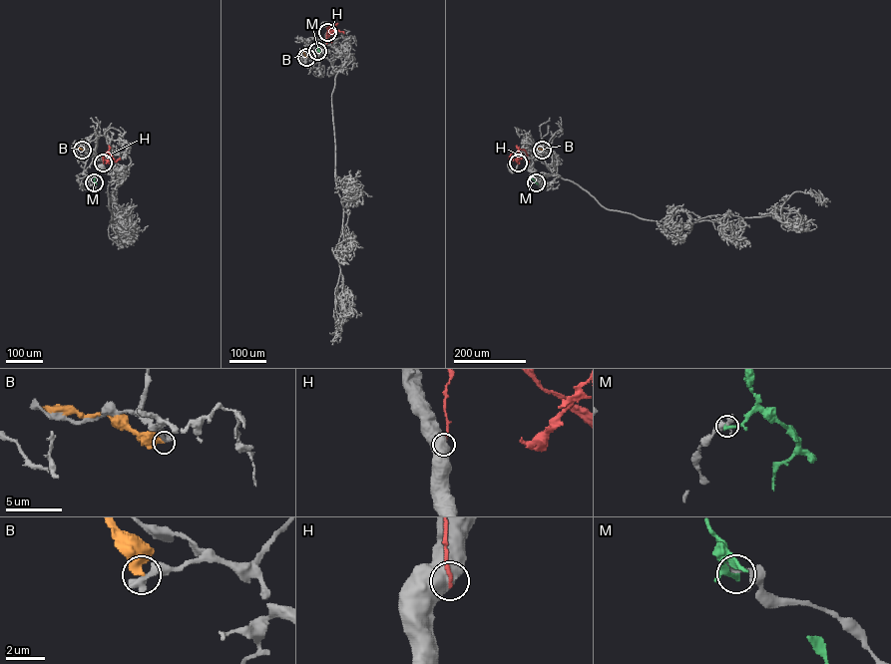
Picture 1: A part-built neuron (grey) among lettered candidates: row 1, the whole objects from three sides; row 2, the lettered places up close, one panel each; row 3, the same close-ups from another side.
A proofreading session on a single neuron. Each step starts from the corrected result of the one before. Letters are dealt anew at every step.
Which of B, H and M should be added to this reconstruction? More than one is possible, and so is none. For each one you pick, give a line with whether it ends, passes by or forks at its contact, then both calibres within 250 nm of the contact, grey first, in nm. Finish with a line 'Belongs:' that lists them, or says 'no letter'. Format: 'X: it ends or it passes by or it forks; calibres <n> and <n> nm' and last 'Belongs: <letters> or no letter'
Belongs: no letter

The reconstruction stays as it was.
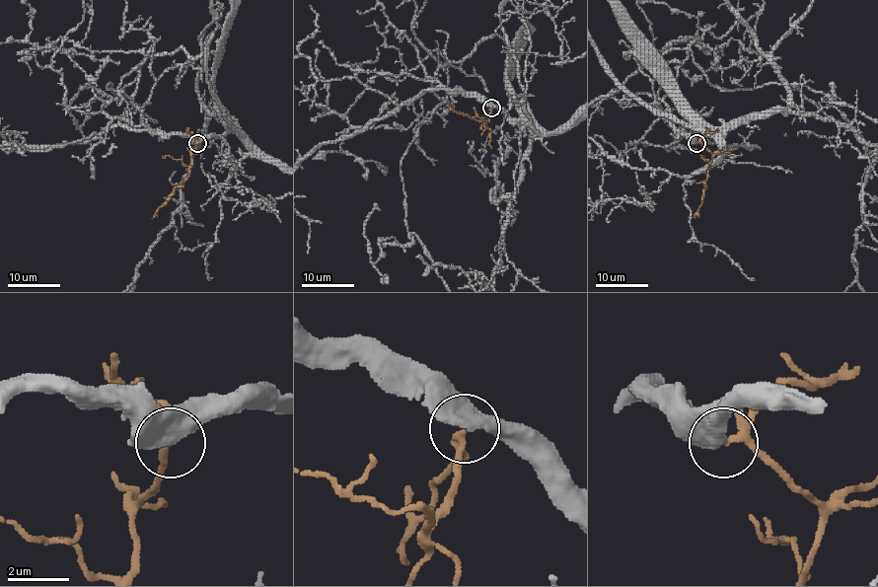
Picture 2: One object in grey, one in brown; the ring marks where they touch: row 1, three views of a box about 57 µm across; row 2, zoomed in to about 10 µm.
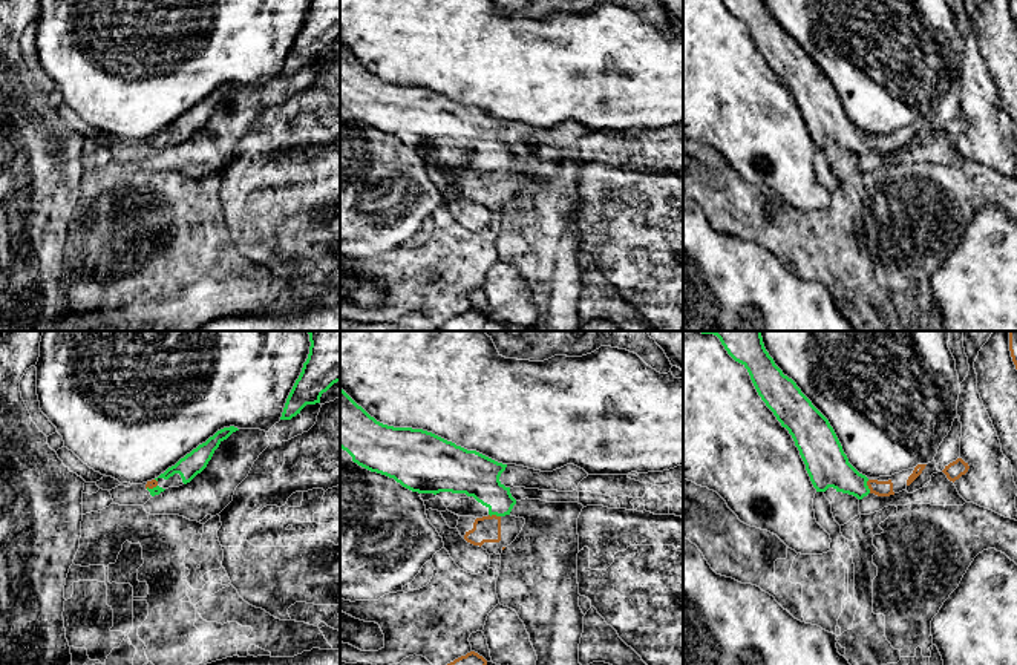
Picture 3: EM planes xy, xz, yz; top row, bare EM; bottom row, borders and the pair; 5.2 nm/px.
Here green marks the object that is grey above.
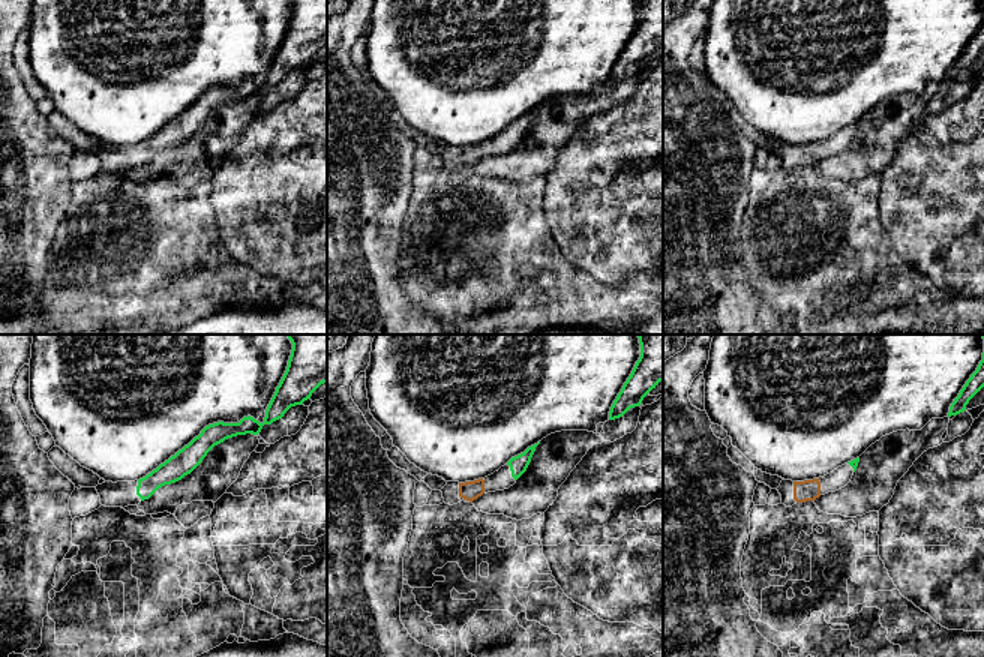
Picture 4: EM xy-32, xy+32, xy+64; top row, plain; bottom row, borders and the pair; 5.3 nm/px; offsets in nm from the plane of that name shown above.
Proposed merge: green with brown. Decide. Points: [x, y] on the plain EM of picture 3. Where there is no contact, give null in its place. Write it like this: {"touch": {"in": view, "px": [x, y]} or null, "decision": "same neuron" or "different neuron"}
{"touch": {"in": "yz", "px": [867, 143]}, "decision": "same neuron"}

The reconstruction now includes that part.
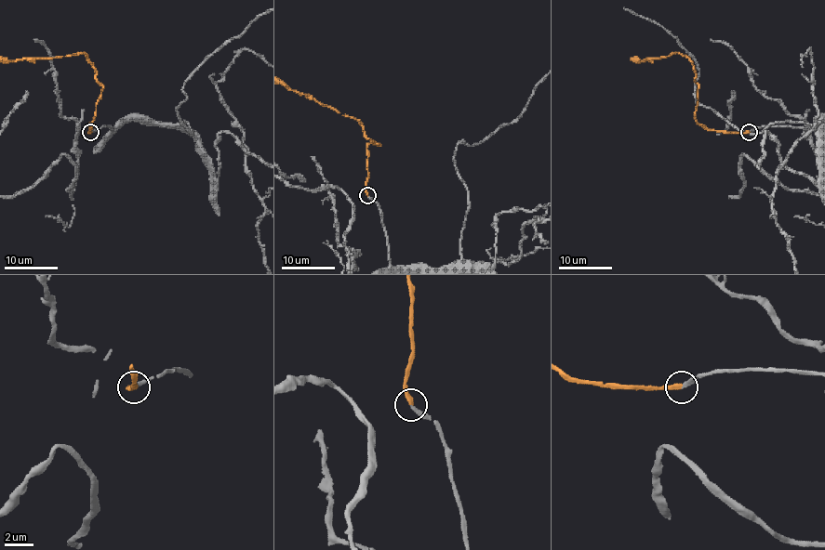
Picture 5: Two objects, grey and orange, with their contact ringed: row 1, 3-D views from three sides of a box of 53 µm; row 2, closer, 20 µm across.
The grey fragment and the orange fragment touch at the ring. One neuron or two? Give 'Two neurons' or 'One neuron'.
One neuron

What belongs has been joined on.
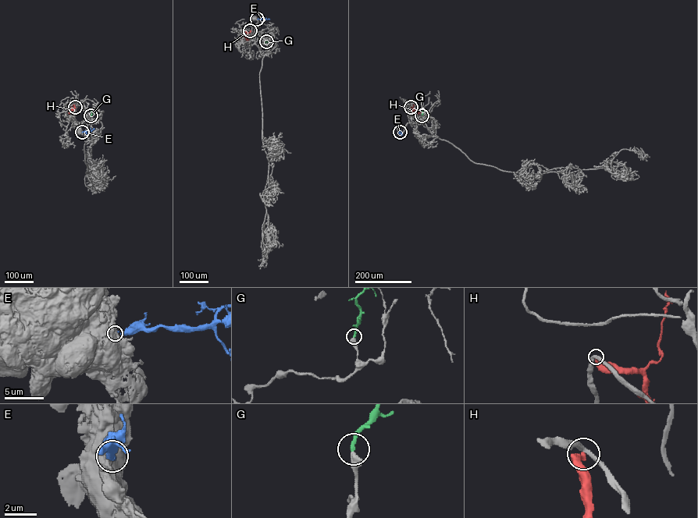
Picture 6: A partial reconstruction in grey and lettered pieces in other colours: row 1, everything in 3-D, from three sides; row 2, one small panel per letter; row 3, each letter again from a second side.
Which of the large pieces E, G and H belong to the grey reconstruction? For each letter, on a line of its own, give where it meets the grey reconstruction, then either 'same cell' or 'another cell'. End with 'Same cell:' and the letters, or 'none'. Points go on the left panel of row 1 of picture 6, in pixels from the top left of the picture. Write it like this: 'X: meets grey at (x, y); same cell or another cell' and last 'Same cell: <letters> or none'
E: meets grey at (82, 132); another cell
G: meets grey at (90, 115); another cell
H: meets grey at (75, 107); another cell
Same cell: none

